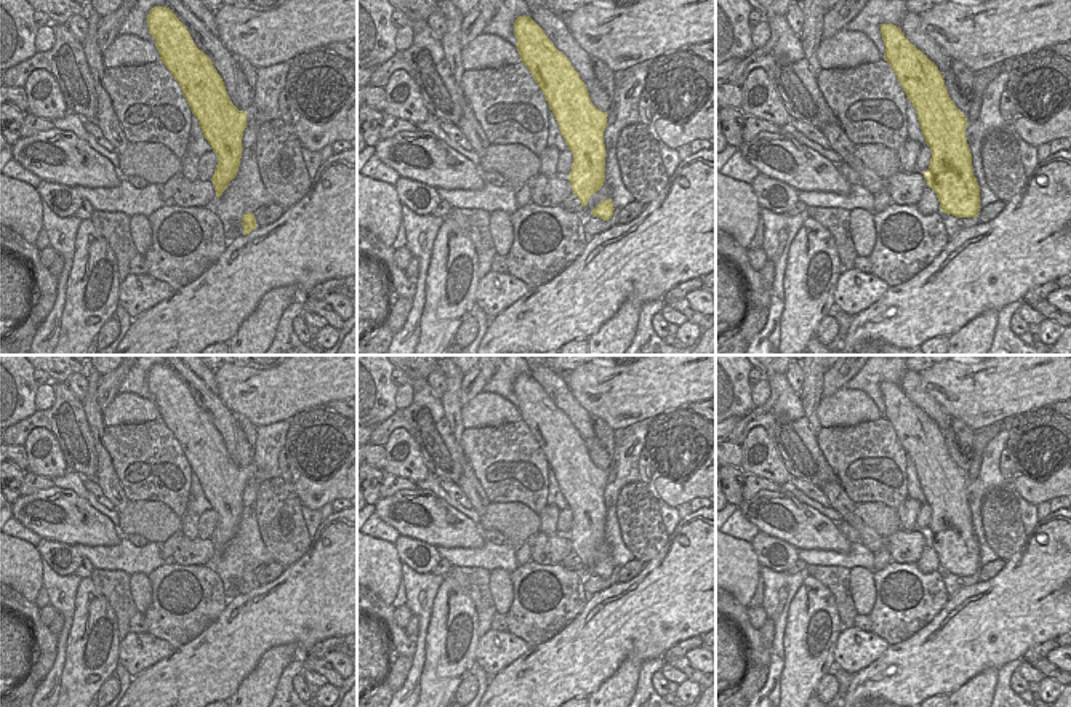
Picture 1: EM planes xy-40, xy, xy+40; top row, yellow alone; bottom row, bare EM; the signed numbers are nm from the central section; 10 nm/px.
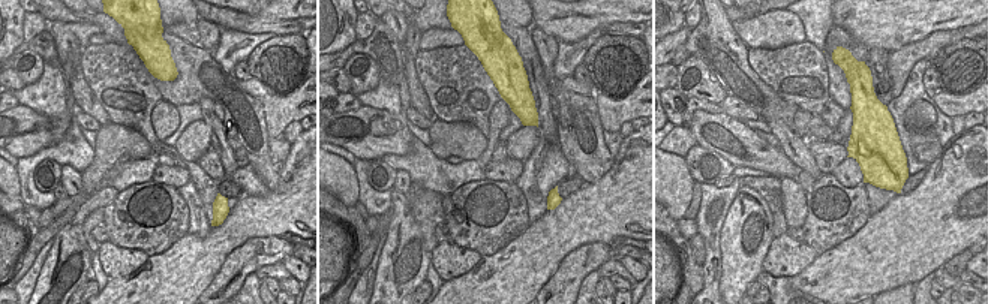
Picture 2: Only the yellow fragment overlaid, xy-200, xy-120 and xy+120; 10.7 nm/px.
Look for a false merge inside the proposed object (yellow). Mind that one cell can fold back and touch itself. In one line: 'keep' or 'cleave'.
keep

